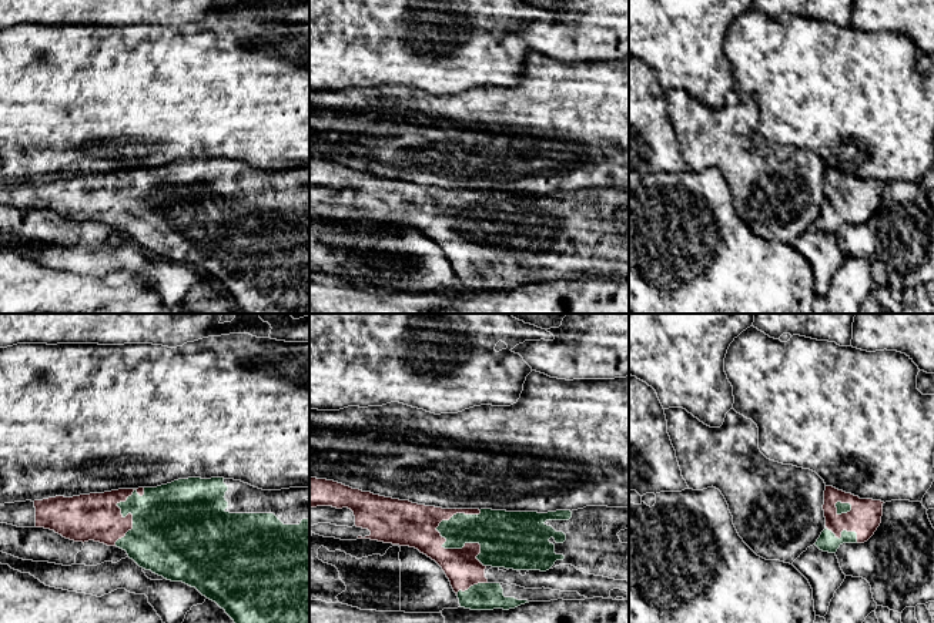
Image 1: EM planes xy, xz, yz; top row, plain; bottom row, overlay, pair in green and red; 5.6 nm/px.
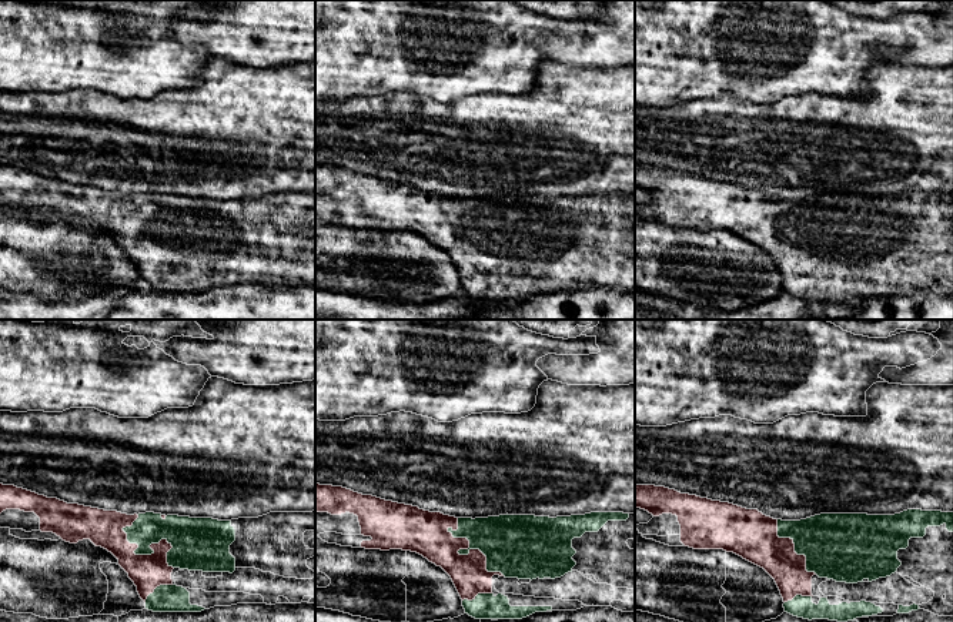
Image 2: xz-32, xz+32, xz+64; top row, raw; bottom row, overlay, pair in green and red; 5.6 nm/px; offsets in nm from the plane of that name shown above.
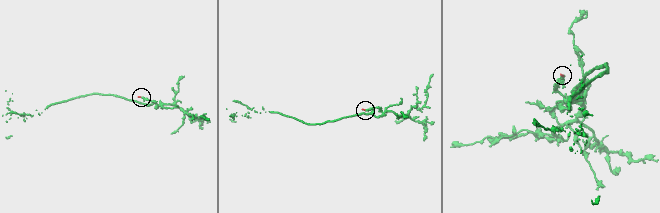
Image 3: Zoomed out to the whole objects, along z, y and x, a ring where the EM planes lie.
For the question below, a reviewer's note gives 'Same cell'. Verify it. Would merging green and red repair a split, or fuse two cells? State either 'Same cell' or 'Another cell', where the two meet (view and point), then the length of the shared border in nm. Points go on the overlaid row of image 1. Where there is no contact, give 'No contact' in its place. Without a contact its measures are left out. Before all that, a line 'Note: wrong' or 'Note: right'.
Note: right
Same cell. Touches green at xz (459, 548). Shared border 360 nm

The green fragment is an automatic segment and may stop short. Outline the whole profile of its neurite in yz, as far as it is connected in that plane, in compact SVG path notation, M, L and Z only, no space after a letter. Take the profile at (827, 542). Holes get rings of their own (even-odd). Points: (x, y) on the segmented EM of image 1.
M826 486L826 529L814 545L823 552L836 553L843 543L867 542L881 523L883 503Z

